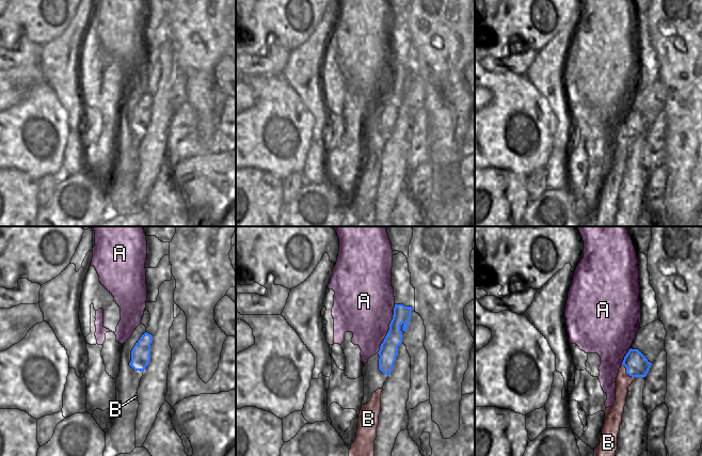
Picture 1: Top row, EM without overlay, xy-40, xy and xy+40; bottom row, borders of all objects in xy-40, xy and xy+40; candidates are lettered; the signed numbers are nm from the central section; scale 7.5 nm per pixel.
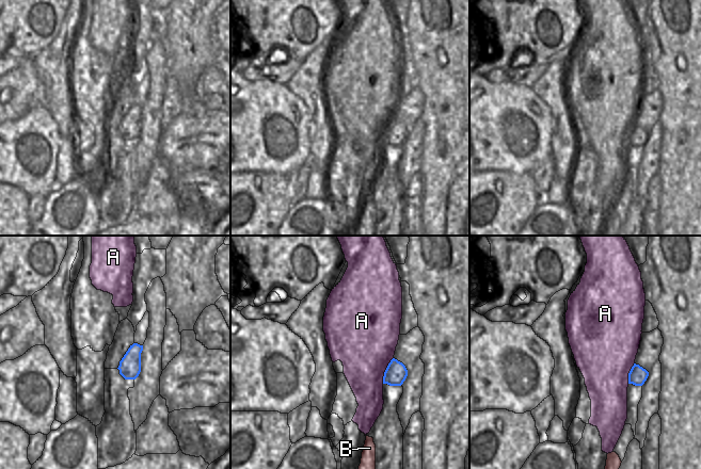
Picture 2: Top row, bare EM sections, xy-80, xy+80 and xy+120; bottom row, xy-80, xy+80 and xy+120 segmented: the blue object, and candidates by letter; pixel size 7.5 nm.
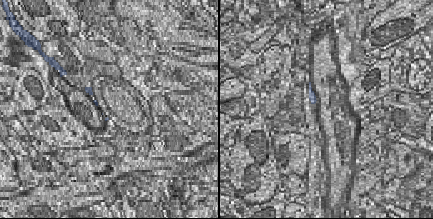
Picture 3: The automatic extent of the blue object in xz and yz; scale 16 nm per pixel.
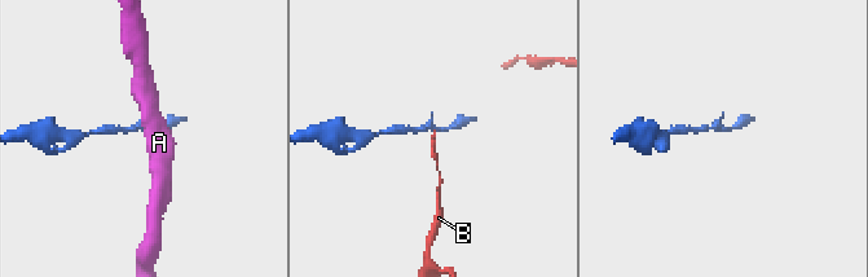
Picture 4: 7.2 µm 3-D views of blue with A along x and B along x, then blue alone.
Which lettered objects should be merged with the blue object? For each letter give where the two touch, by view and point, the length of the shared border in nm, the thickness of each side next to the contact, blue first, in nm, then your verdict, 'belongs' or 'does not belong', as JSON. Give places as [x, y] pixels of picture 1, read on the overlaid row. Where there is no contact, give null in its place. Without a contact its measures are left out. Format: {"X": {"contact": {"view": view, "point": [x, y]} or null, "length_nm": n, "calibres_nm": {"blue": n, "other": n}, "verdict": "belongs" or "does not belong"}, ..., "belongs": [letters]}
{"A": {"contact": {"view": "xy", "point": [389, 329]}, "length_nm": 400, "calibres_nm": {"blue": 140, "other": 440}, "verdict": "does not belong"}, "B": {"contact": {"view": "xy+40", "point": [627, 374]}, "length_nm": 150, "calibres_nm": {"blue": 180, "other": 120}, "verdict": "does not belong"}, "belongs": []}

